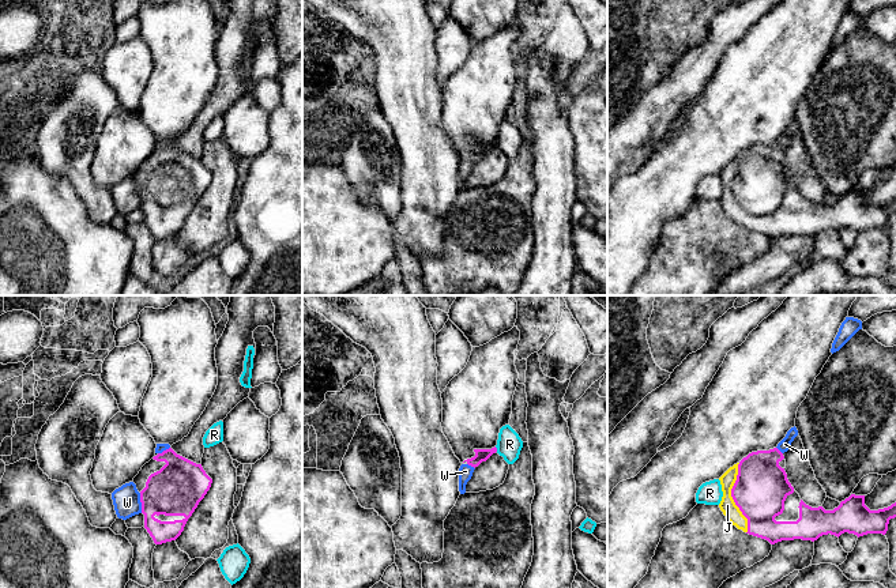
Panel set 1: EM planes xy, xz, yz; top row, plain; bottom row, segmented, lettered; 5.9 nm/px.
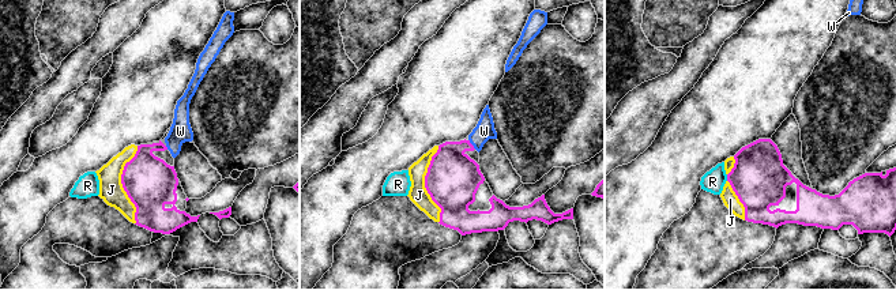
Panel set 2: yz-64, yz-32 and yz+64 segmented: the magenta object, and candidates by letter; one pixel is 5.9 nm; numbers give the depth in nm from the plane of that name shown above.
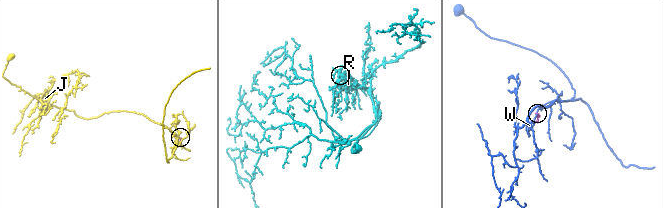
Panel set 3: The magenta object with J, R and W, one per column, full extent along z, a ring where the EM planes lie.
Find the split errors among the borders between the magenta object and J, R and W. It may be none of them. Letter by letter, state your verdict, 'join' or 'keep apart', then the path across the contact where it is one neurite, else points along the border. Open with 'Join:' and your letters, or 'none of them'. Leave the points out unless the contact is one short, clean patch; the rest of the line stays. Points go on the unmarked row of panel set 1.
Join: J
J: join
R: keep apart; border xz (494, 142), (497, 146)
W: keep apart

